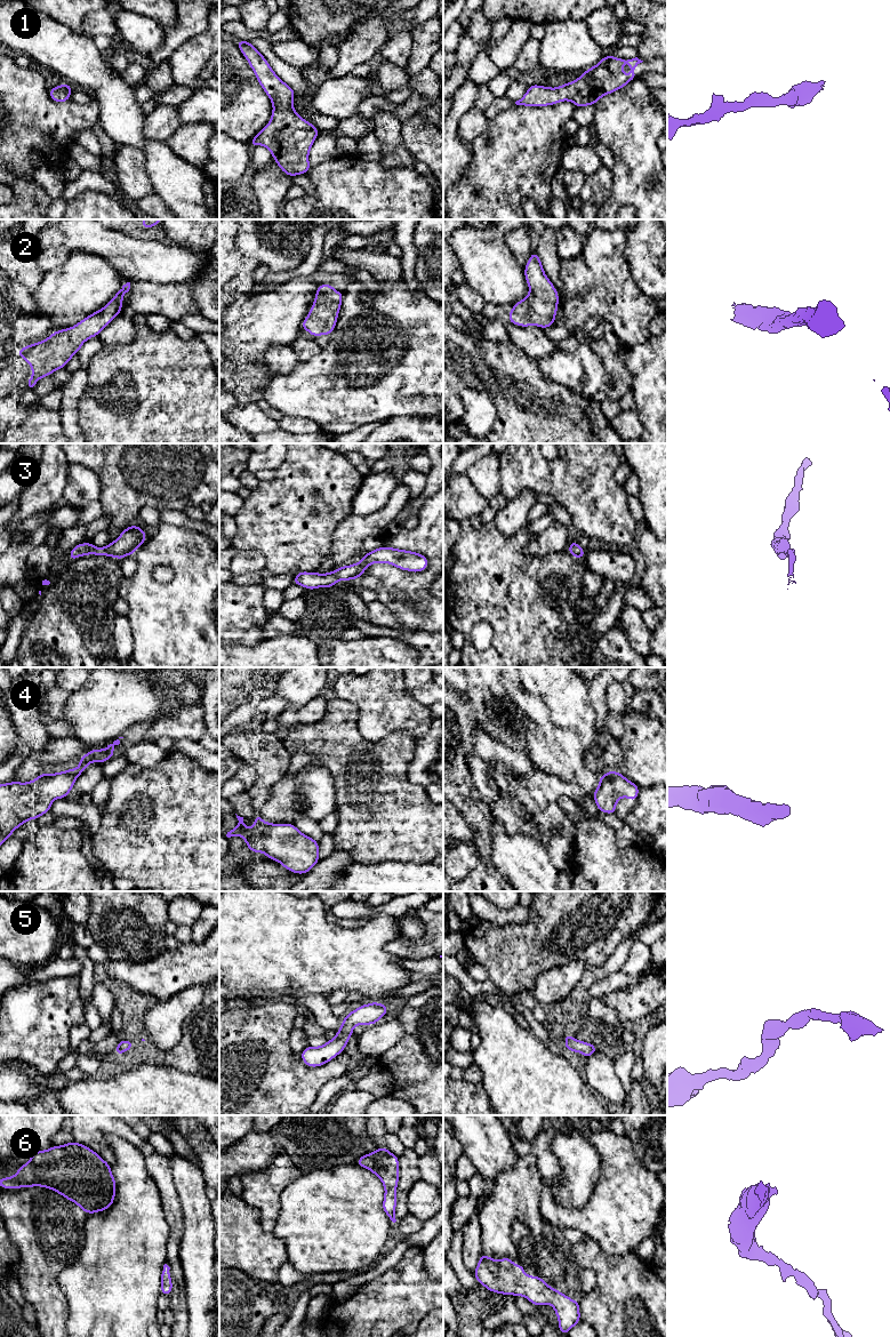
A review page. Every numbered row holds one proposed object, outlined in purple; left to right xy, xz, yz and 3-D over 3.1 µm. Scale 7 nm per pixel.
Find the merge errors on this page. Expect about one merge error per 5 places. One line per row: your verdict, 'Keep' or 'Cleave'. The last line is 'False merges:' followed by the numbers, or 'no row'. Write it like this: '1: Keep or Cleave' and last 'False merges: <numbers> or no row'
1: Keep
2: Keep
3: Keep
4: Keep
5: Keep
6: Keep
False merges: no row

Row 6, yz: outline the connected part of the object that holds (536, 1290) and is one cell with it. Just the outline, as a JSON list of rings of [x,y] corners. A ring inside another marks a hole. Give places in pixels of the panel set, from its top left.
[[[482,1252],[474,1276],[491,1292],[523,1296],[536,1306],[552,1305],[559,1320],[559,1330],[567,1336],[580,1322],[578,1300],[553,1289],[539,1275],[527,1275],[523,1267],[522,1264],[515,1266],[508,1257],[495,1260]]]

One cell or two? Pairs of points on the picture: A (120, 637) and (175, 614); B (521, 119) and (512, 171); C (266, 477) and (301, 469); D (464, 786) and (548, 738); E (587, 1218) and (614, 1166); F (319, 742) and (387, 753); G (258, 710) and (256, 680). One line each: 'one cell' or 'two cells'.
A: two cells
B: one cell
C: two cells
D: two cells
E: one cell
F: one cell
G: two cells

